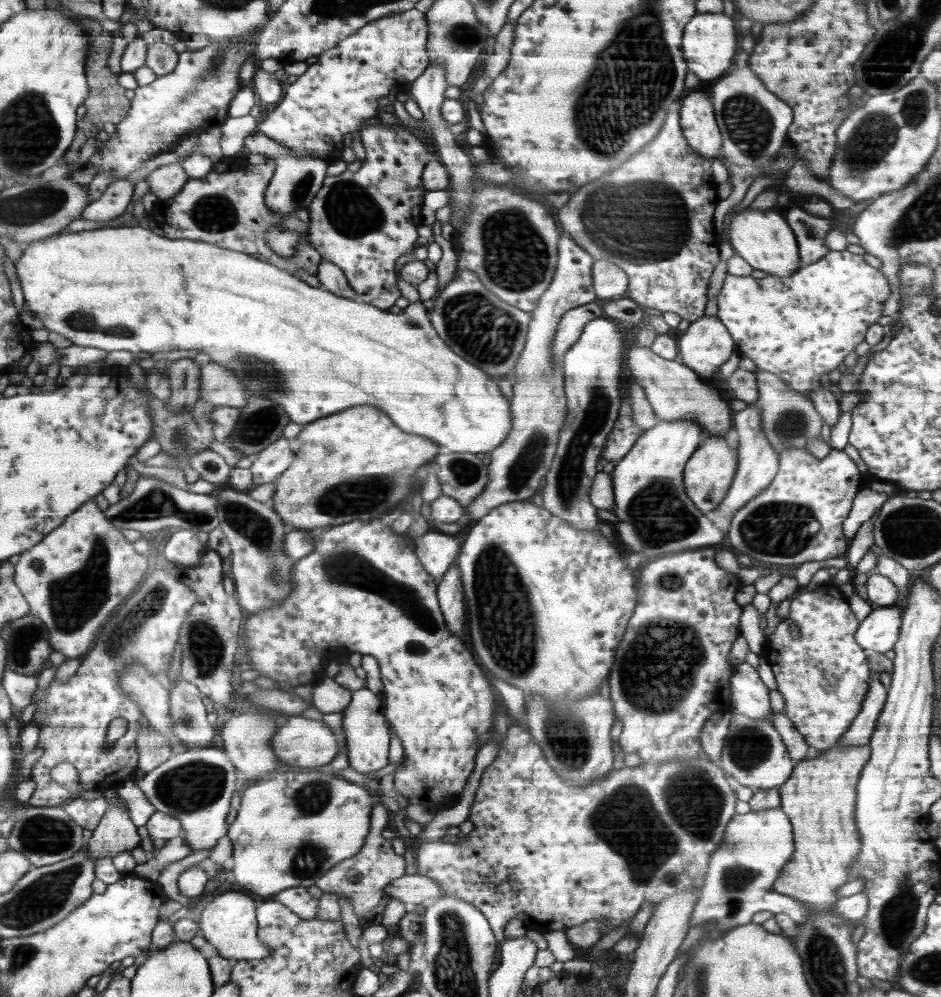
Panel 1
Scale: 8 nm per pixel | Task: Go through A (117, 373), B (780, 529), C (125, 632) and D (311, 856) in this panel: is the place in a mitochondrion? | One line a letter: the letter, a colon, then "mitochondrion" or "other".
A: other
B: mitochondrion
C: mitochondrion
D: mitochondrion

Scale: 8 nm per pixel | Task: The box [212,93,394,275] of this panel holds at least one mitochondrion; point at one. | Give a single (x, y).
(352, 210)

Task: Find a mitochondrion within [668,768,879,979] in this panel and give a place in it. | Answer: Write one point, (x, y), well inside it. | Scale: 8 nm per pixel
(736, 878)

